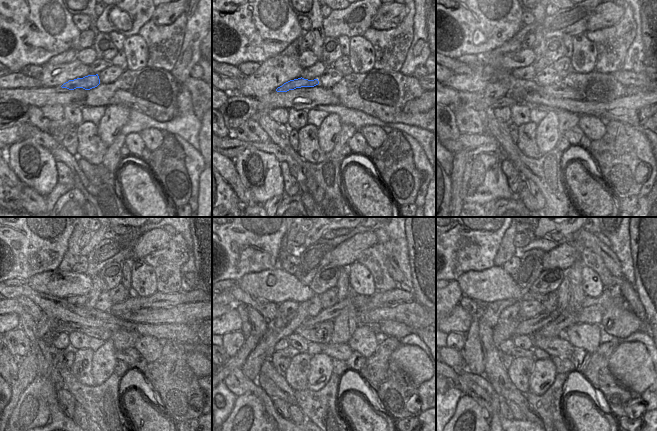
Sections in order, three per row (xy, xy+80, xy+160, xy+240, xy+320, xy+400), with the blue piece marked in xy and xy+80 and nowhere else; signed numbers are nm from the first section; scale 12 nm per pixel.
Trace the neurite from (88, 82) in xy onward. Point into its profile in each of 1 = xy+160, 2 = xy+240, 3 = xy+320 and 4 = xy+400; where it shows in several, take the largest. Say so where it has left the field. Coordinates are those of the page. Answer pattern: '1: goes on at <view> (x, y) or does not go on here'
1: goes on at xy+160 (494, 91)
2: goes on at xy+240 (40, 327)
3: goes on at xy+320 (236, 361)
4: goes on at xy+400 (457, 369)

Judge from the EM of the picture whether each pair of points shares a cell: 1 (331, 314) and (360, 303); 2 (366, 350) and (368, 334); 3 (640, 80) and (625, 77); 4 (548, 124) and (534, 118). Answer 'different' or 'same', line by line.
1: same
2: same
3: same
4: different

